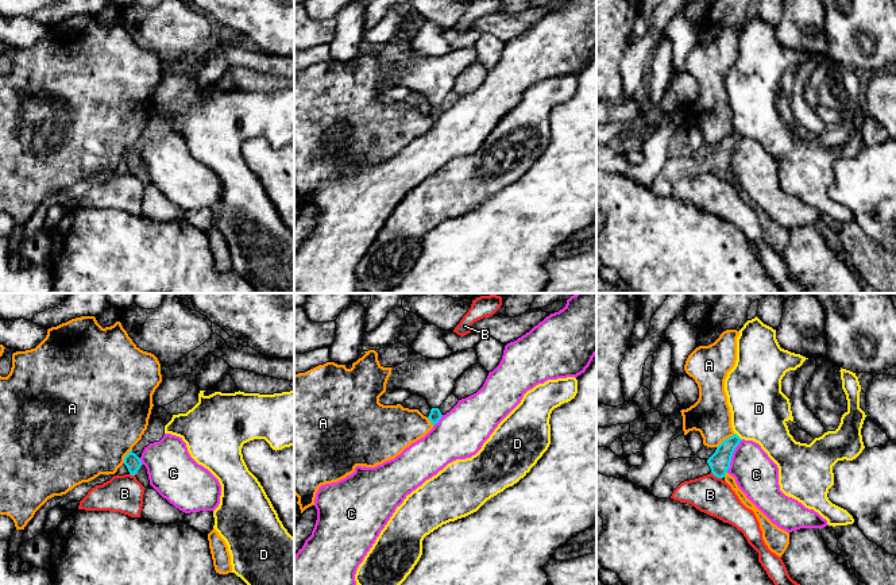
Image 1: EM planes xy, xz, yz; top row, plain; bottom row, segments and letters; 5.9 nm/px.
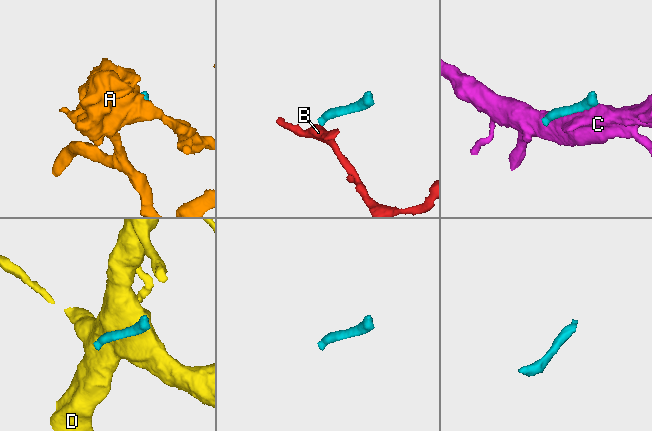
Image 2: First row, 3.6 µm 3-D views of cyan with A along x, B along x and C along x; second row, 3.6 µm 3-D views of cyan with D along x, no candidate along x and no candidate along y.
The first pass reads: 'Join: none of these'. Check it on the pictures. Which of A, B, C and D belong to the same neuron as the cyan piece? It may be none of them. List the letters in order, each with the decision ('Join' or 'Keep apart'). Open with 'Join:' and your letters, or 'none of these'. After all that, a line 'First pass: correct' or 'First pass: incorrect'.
Join: none of these
A: Keep apart
B: Keep apart
C: Keep apart
D: Keep apart
First pass: correct

